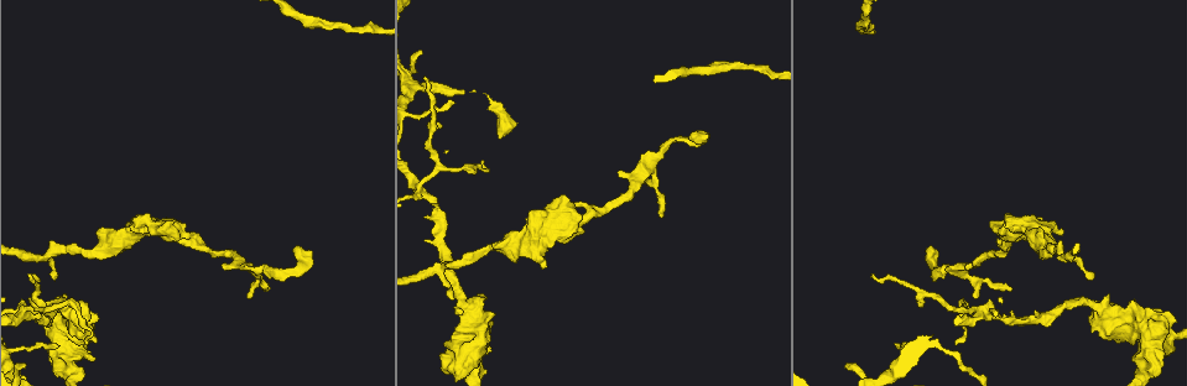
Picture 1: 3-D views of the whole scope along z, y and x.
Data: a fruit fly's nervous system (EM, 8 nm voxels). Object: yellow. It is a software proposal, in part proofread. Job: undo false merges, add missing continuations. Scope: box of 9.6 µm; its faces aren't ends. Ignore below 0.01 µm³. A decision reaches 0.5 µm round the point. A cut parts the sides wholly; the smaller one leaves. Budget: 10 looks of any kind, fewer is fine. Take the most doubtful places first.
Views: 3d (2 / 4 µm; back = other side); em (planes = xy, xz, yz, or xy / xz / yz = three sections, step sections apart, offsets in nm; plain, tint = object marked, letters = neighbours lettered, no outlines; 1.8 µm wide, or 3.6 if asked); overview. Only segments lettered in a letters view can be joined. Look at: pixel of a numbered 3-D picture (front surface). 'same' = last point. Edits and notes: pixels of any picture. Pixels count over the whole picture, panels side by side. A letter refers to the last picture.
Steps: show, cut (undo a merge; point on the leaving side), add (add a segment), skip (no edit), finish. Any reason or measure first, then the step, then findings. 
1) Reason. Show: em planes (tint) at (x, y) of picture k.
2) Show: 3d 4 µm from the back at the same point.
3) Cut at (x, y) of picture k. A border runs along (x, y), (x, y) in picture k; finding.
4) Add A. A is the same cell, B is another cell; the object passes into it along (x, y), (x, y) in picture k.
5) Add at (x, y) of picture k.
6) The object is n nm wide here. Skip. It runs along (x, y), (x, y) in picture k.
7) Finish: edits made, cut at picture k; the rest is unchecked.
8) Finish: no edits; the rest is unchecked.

Show: 3d 4 µm from the back at (24, 310) of picture 1.

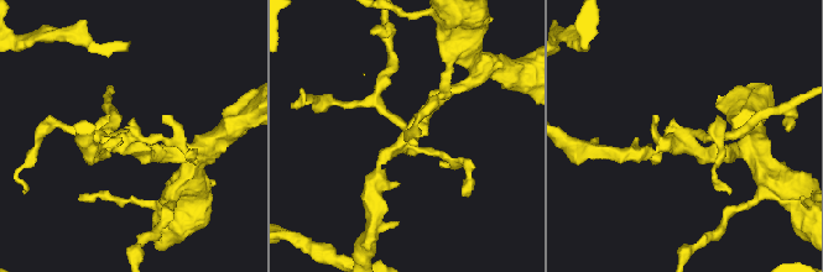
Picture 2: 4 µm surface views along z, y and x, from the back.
Shape alone is not enough. Show: em xz step 4 (tint) at (133, 137) of picture 2.

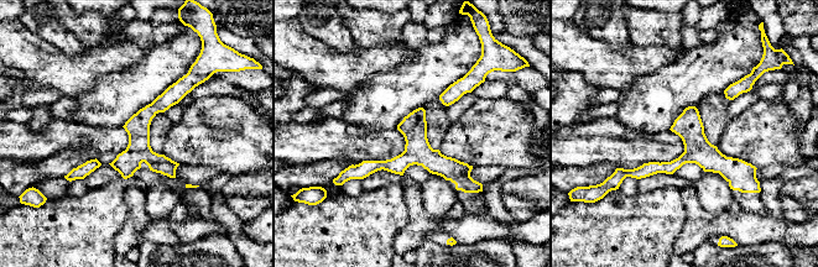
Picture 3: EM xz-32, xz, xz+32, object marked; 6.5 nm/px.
Cut it another way. Show: em planes (letters) at the same point.

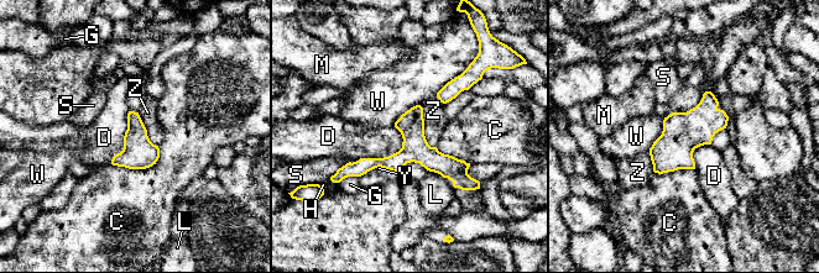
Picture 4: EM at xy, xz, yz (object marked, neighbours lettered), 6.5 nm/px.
The object is 180 nm wide here. Skip. C, D, G, H, L, M, S, W, Y and Z are other cells; a border runs along (129, 110), (124, 147), (110, 163) in picture 4; continuous, no second neuron.

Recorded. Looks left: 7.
Free end. Show: em xz step 8 (tint) at (25, 364) of picture 1.

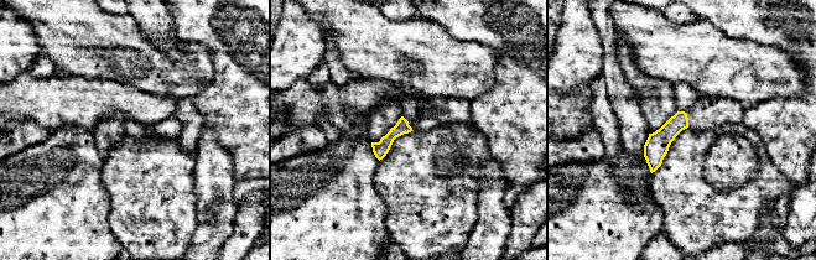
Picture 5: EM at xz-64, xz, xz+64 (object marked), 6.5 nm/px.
Cut it another way. Show: em planes (letters) at the same point.

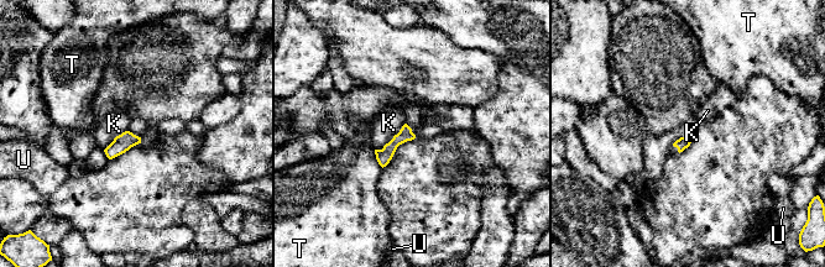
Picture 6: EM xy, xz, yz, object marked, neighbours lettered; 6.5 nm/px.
Skip. K, T and U are other cells; a border runs along (405, 122), (381, 148), (375, 150) in picture 6; none of them fits.

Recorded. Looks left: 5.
Branch stops here. Show: 3d 4 µm at (295, 247) of picture 1.

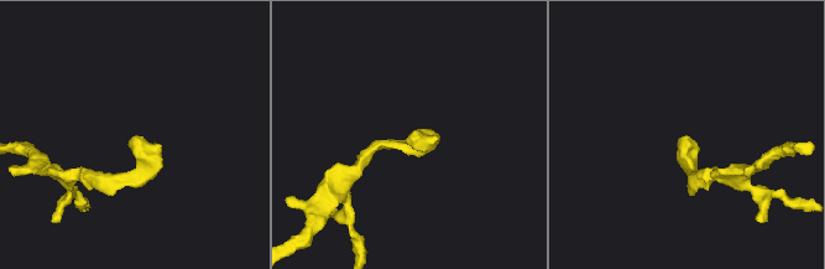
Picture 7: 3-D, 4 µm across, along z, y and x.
Now the EM. Show: em xz step 4 (tint) at (686, 137) of picture 7.

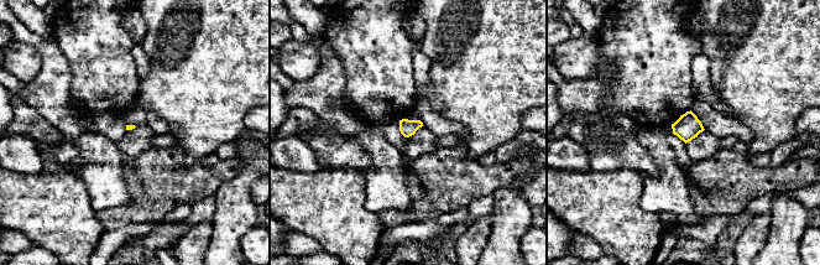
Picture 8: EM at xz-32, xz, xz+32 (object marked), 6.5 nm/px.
Another direction. Show: em planes (letters) at the same point.

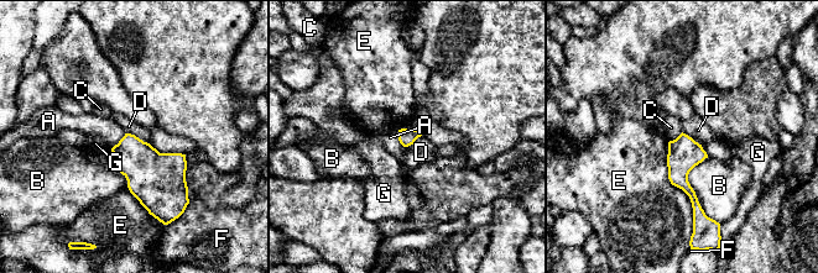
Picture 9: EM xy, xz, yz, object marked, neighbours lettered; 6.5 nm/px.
The longest contact is with E, 550 nm. Skip. A, B, C, D, E, F and G are other cells; a border runs along (125, 132), (134, 134), (147, 143) in picture 9; none of them fits.

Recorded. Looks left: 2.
Three arms meet. Show: 3d 4 µm at (1150, 360) of picture 1.

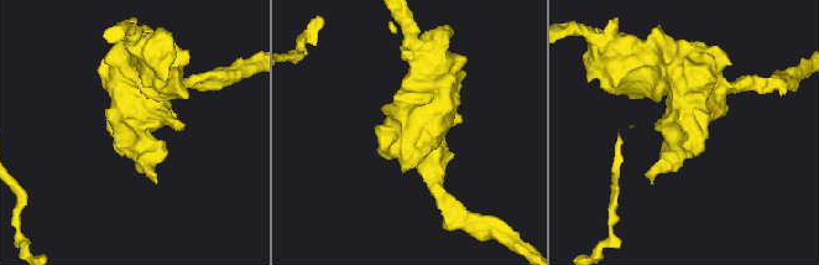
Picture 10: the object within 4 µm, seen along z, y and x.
Shape alone is not enough. Show: em 3.6 µm planes (letters) at (143, 124) of picture 10.

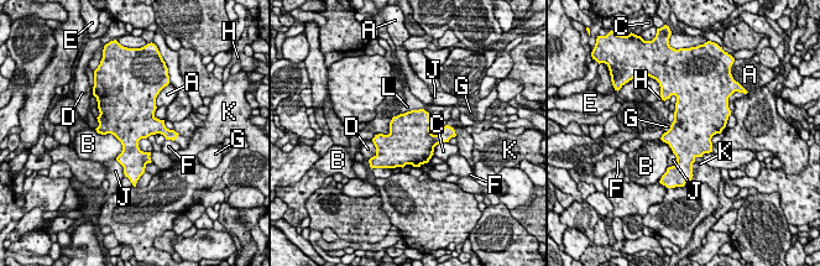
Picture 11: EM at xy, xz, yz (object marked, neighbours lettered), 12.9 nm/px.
Skip. A, B, C, D, E, F, G, H, J, K and L are other cells; a border runs along (94, 129), (120, 142), (116, 158) in picture 11; one neuron here.

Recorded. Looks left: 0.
Finish: no edits; the rest is unchecked.

